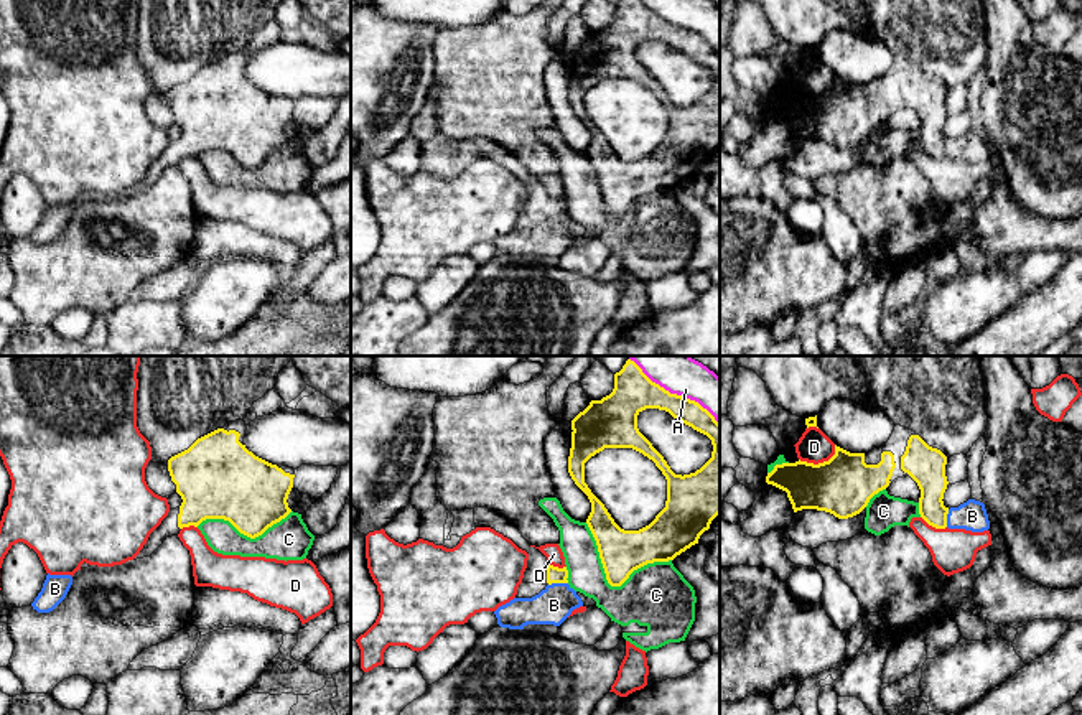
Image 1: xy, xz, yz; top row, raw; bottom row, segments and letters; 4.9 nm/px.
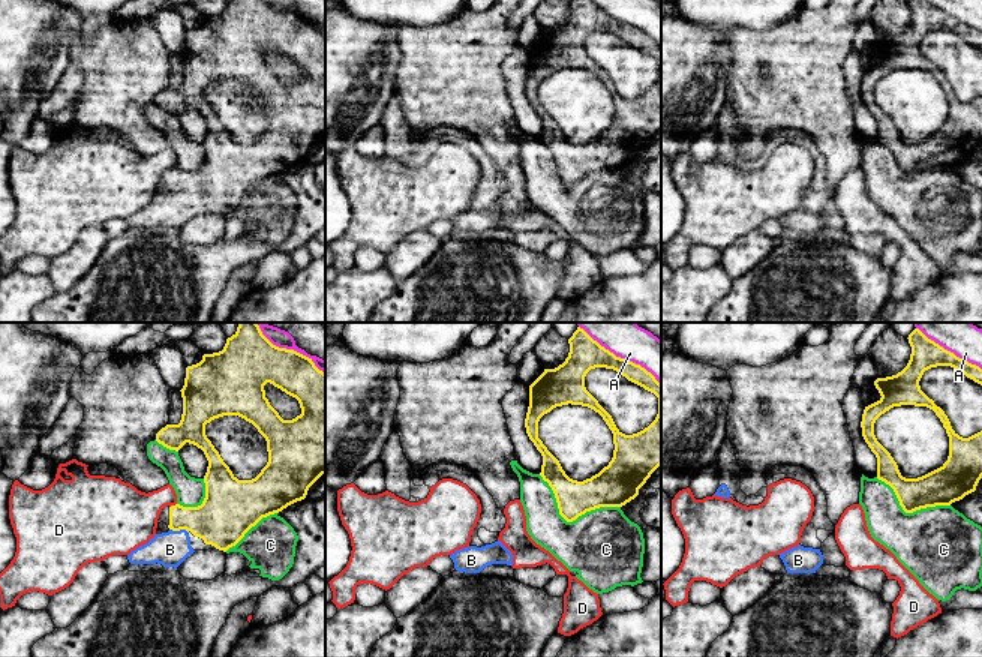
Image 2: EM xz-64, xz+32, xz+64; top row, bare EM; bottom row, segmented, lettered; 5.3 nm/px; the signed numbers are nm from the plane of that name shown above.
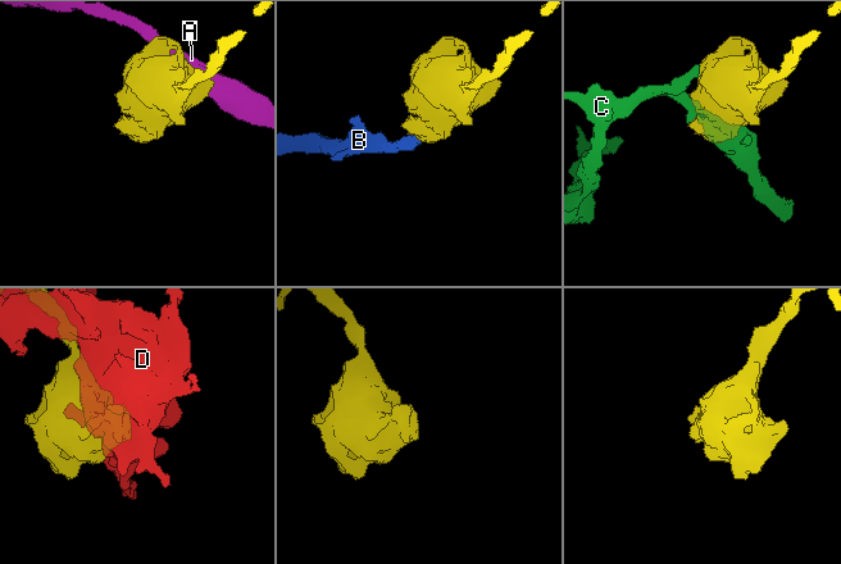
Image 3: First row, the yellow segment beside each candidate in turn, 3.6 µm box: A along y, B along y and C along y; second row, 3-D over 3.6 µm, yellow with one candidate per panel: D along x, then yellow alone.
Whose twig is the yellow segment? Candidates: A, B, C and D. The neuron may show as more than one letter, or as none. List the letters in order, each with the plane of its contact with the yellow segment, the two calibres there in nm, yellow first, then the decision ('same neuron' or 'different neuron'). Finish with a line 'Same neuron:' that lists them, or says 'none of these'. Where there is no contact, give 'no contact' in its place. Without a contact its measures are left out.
A: meets yellow in xz; 200 nm thick on the yellow side, 260 nm on the other; different neuron
B: meets yellow in xz; 80 nm thick on the yellow side, 180 nm on the other; same neuron
C: meets yellow in xz; 220 nm thick on the yellow side, 320 nm on the other; different neuron
D: meets yellow in yz; 280 nm thick on the yellow side, 160 nm on the other; different neuron
Same neuron: B

